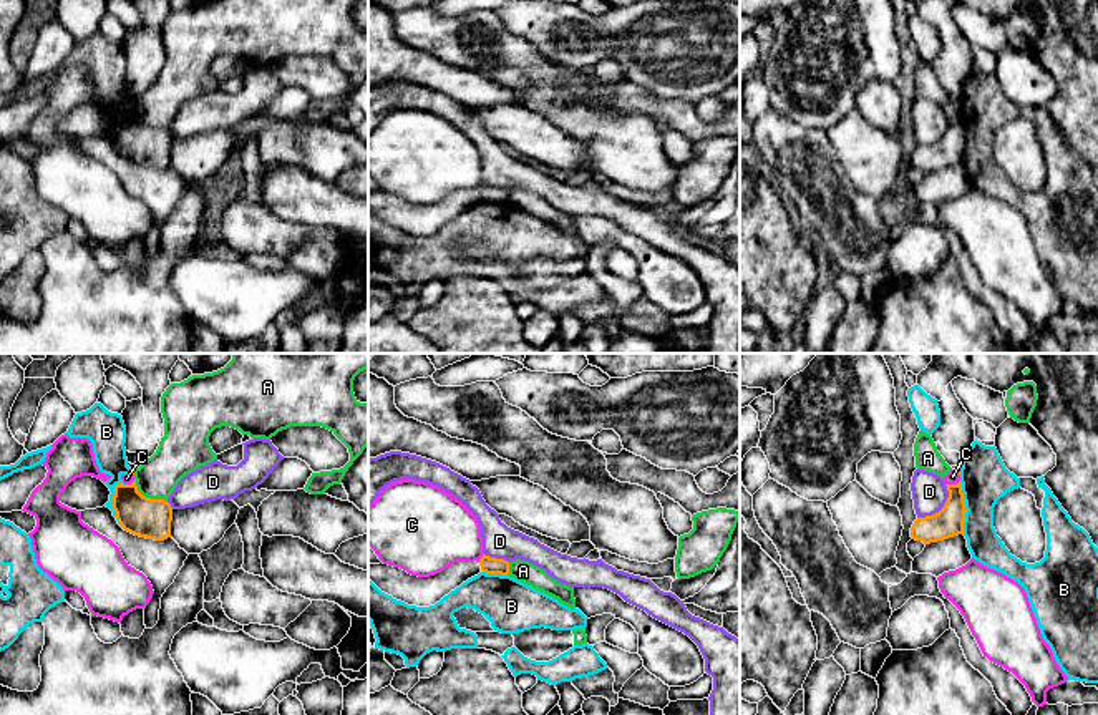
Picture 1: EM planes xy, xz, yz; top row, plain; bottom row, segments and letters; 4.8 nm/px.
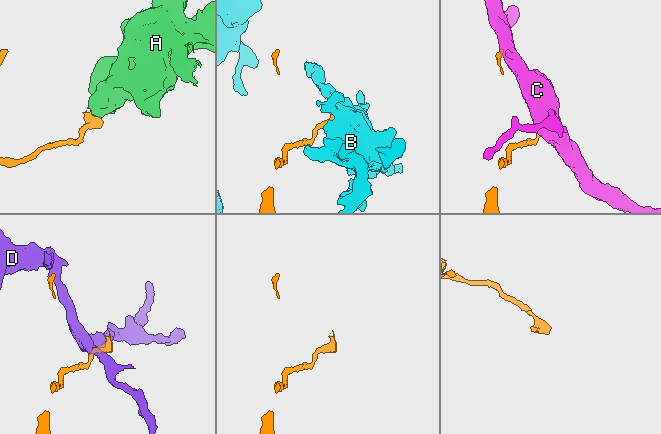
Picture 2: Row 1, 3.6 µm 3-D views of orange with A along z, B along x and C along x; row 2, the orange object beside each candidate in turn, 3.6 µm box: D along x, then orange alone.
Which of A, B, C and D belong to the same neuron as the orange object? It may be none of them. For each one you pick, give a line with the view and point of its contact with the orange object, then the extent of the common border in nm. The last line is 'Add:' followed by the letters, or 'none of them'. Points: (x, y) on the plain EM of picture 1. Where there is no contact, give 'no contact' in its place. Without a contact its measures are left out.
Add: none of them

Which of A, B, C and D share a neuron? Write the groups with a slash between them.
A / B / C / D

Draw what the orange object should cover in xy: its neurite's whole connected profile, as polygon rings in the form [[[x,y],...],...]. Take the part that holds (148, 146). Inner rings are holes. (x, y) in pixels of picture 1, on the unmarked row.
[[[116,113],[113,138],[119,154],[139,166],[164,169],[171,166],[172,136],[164,128],[151,128],[131,113]]]

